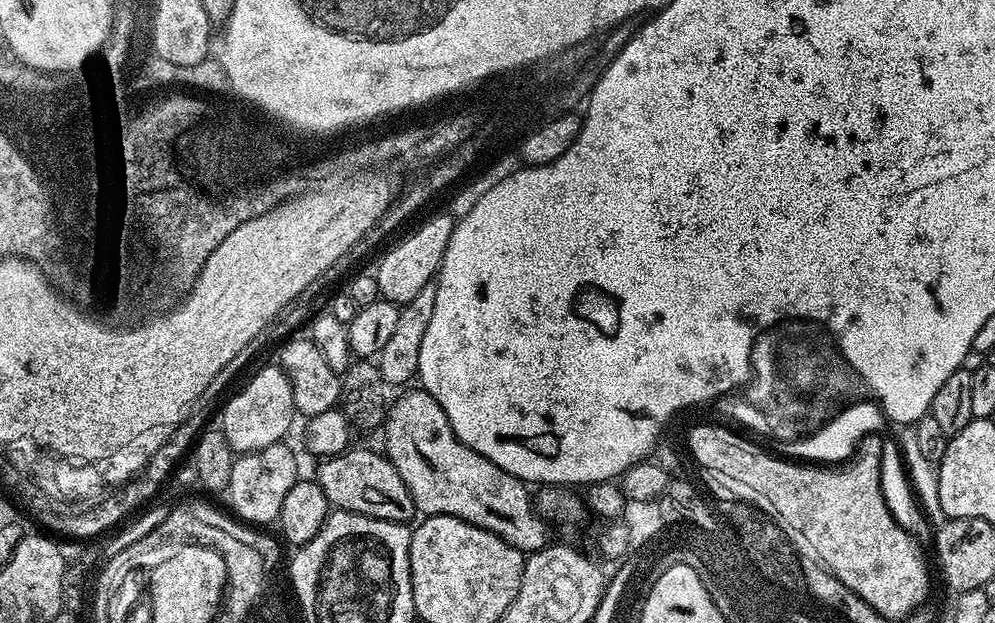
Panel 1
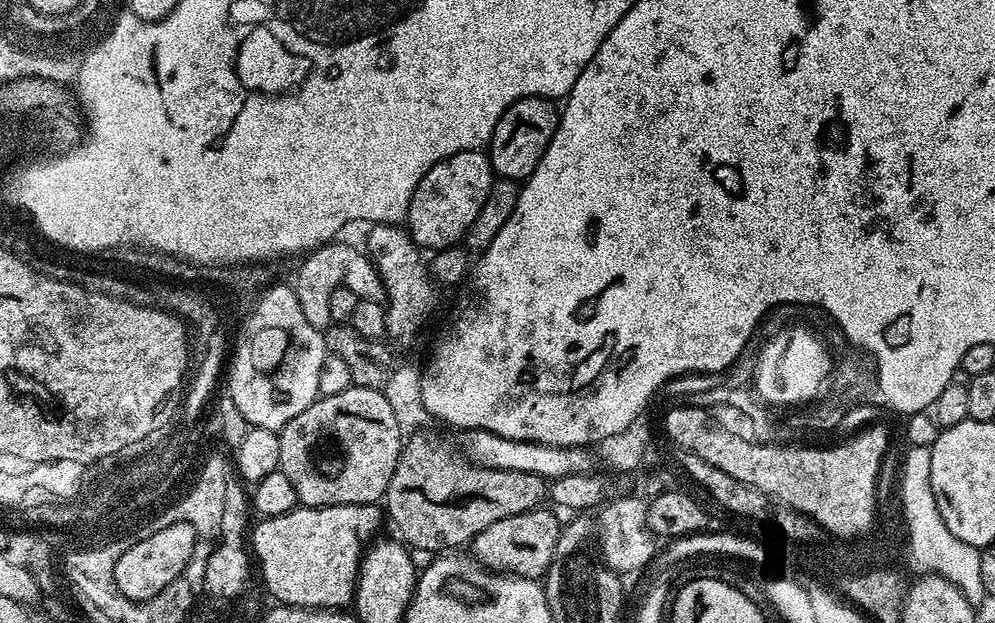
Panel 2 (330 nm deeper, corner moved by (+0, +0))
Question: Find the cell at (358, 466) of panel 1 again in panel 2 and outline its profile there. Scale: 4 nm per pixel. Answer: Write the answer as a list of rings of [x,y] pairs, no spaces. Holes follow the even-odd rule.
[[[353,386],[342,394],[320,396],[298,418],[290,418],[279,434],[279,471],[290,478],[303,507],[376,504],[385,499],[398,464],[402,433],[381,389]]]

